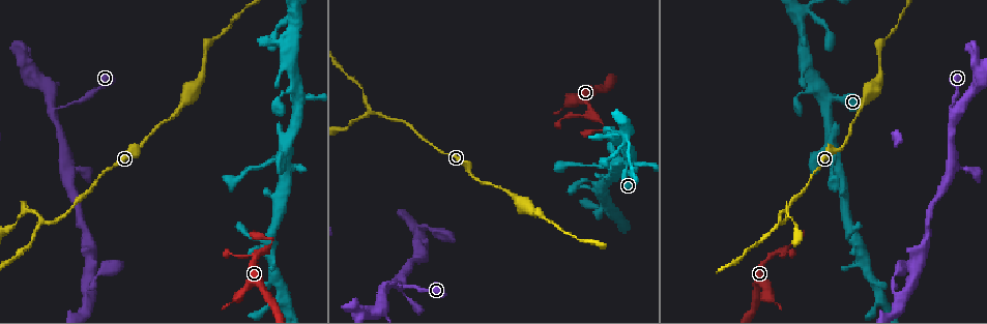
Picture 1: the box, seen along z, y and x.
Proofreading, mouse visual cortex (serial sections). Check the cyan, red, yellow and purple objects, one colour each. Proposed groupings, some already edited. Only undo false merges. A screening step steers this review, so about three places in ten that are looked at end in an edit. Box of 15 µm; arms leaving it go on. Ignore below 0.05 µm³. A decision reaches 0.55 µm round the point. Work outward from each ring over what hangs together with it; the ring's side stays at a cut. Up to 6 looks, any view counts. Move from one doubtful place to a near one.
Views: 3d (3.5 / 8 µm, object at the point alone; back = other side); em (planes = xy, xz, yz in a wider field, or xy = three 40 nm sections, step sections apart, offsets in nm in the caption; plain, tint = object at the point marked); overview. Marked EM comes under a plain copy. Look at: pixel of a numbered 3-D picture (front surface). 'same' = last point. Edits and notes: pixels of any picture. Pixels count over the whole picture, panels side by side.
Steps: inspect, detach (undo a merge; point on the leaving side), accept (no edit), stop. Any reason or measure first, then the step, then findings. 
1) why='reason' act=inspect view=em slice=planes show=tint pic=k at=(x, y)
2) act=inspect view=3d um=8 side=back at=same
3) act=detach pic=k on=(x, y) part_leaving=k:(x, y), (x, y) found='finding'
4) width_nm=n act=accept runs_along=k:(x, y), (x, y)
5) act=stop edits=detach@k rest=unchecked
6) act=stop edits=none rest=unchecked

why='four-way junction' act=inspect view=3d um=3.5 pic=1 at=(829, 98)

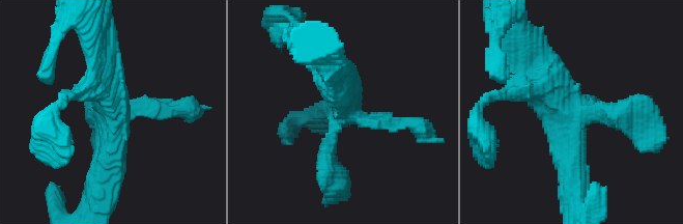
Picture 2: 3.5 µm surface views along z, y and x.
arms=4 arm_widths_nm=200,300,450,500 why='now the EM' act=inspect view=em slice=xy step=3 show=tint pic=2 at=(571, 112)

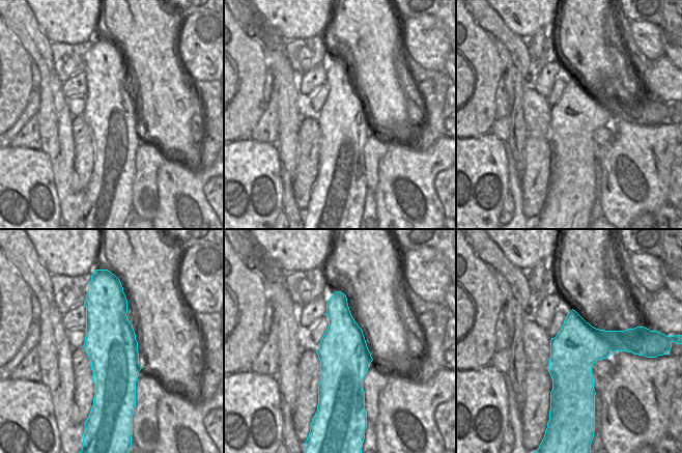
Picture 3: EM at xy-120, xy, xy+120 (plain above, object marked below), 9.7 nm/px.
why='another direction' act=inspect view=em slice=xy step=2 show=tint at=same

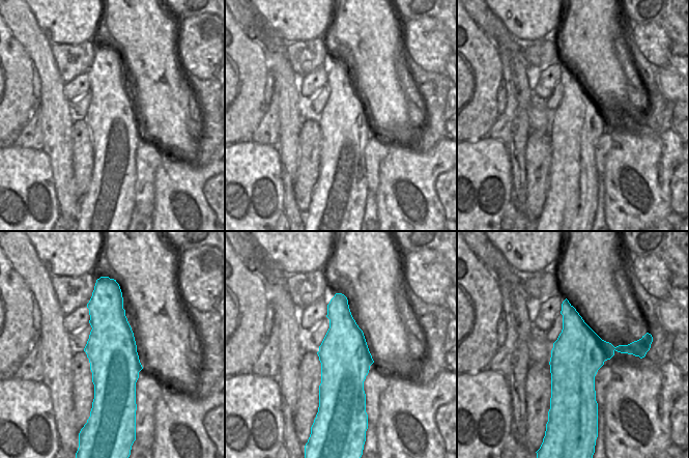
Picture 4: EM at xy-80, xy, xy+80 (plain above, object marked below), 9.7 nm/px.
width_nm=480 act=accept runs_along=2:(633, 117), (574, 111), (574, 184) found='all the same cell'

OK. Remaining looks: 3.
act=inspect view=3d um=3.5 pic=1 at=(806, 13)

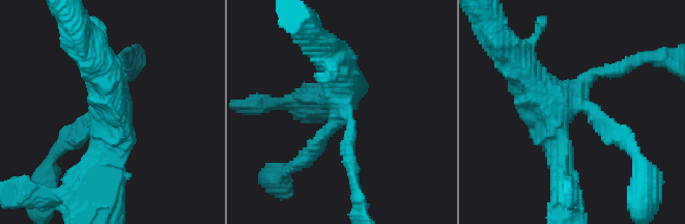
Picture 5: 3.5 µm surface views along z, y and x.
why='now the EM' act=inspect view=em slice=xy step=3 show=tint pic=5 at=(574, 103)

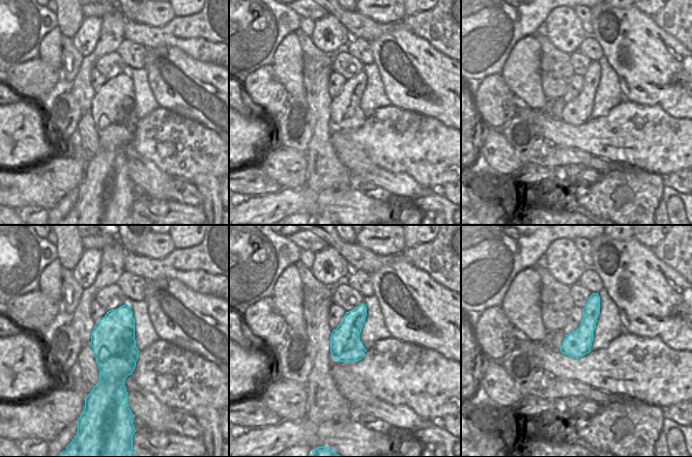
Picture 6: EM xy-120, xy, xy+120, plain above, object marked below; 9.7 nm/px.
arms=4 arm_widths_nm=200,200,400,500 act=accept runs_along=5:(562, 177), (562, 105), (586, 105), (607, 130) found='continuous, no second cell'

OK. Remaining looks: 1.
act=stop edits=none rest=unchecked

